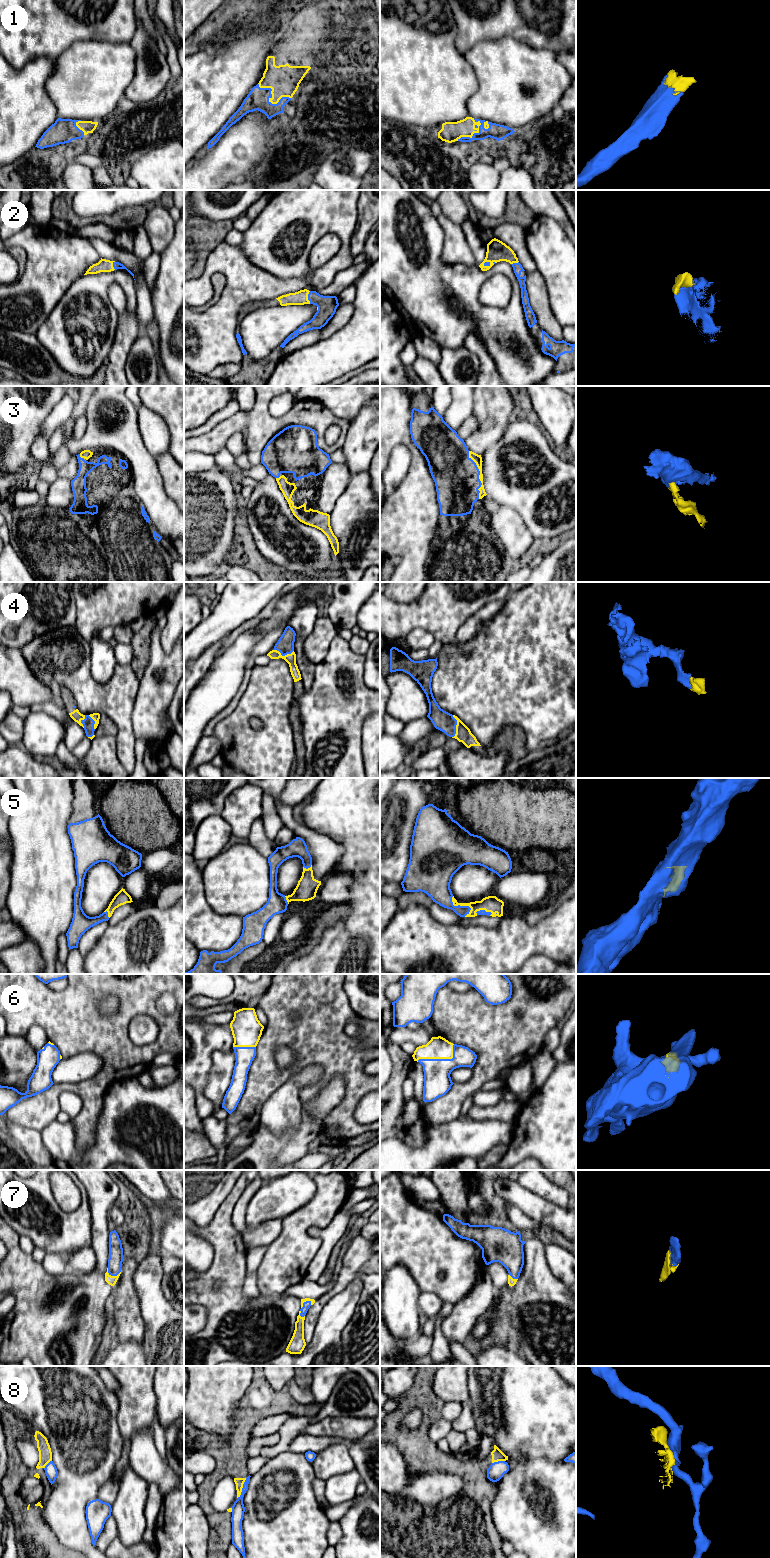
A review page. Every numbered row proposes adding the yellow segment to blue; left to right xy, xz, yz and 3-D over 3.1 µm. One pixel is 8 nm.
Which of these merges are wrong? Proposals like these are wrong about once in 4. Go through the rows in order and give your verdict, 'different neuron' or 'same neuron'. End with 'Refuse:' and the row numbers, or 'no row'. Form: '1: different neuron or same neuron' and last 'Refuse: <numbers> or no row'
1: same neuron
2: same neuron
3: same neuron
4: same neuron
5: same neuron
6: same neuron
7: same neuron
8: different neuron
Refuse: 8

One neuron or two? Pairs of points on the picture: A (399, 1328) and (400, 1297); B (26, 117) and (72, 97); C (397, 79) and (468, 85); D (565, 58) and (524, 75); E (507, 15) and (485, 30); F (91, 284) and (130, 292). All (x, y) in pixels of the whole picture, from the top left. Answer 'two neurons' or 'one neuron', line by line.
A: one neuron
B: two neurons
C: one neuron
D: two neurons
E: one neuron
F: one neuron

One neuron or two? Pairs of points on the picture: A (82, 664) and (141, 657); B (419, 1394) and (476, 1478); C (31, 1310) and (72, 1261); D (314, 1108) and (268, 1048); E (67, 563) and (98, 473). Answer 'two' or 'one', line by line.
A: two
B: one
C: two
D: two
E: one

